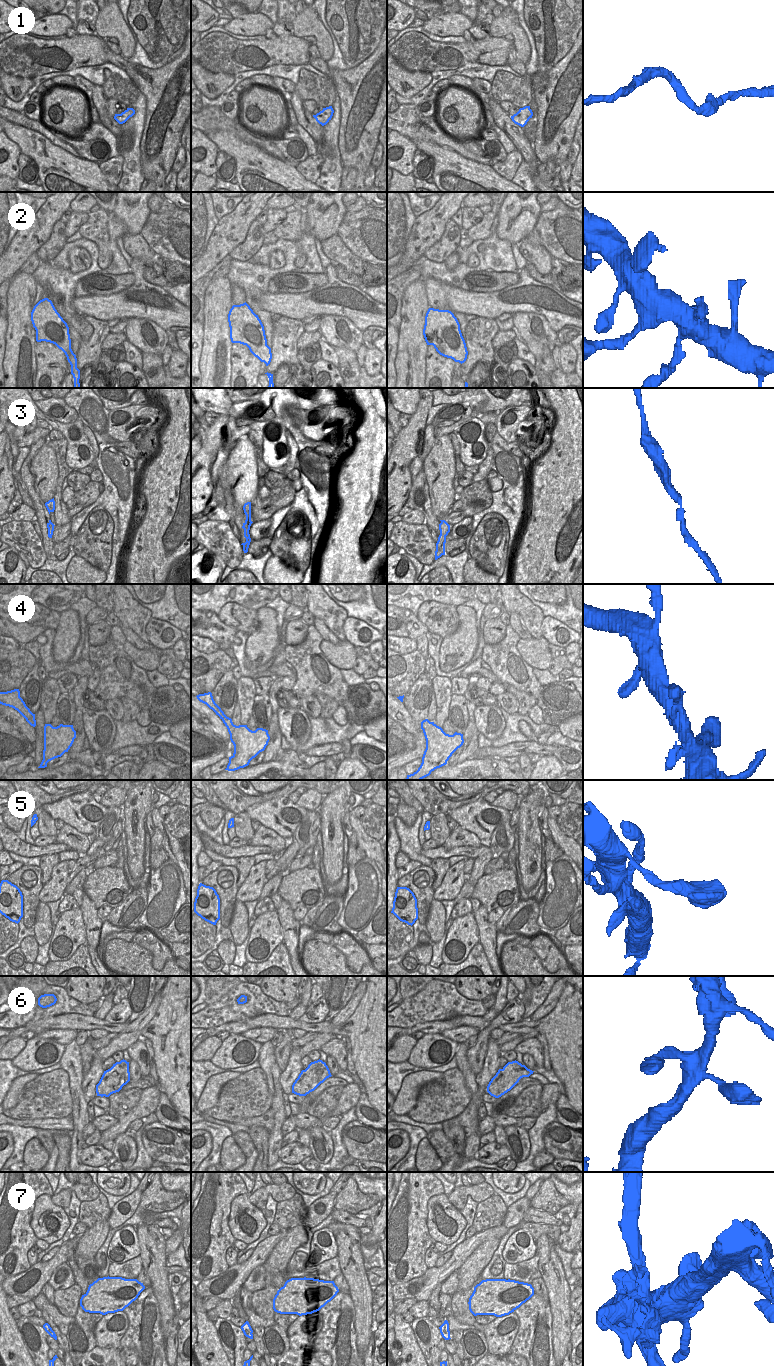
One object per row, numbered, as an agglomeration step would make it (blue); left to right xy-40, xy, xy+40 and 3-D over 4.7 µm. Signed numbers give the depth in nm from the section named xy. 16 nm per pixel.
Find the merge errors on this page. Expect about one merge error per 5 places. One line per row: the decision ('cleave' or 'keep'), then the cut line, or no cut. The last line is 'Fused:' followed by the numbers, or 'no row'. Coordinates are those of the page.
1: keep; cut none
2: keep; cut none
3: keep; cut none
4: keep; cut none
5: keep; cut none
6: keep; cut none
7: cleave; cut xy+40 (443, 1323), (446, 1331), (449, 1333)
Fused: 7

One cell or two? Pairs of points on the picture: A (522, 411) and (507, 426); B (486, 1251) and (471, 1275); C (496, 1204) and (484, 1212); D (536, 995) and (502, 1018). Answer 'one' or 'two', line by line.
A: one
B: one
C: one
D: two

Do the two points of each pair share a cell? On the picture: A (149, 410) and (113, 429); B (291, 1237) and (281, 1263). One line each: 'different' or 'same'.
A: same
B: same

